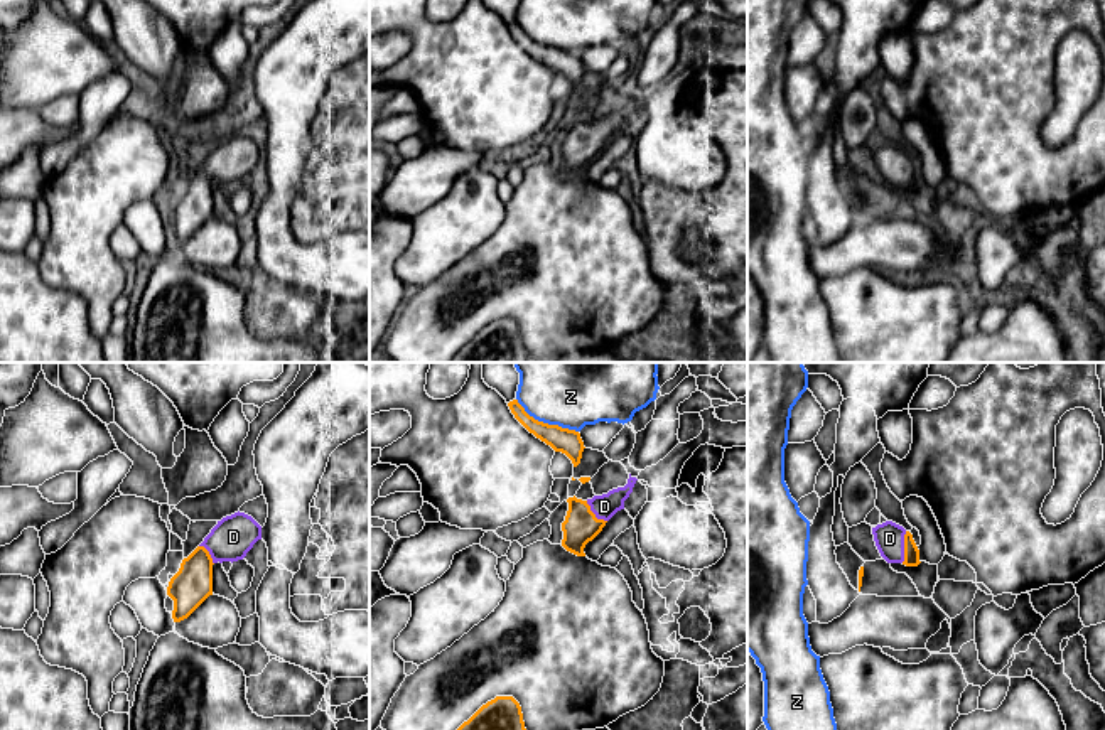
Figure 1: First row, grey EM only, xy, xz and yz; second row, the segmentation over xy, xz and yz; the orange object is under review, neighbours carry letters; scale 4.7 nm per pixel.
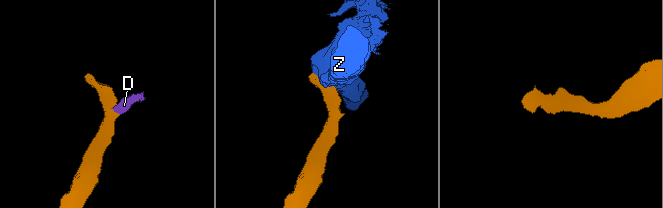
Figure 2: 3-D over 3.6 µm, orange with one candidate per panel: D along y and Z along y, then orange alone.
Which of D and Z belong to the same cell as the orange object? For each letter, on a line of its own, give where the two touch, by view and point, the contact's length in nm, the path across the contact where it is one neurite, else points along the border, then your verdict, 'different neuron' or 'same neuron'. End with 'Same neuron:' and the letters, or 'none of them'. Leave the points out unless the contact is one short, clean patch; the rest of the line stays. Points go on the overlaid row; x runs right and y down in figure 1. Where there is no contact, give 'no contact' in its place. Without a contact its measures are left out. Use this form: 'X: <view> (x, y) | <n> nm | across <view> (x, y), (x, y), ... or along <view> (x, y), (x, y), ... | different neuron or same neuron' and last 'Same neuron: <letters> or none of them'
D: yz (905, 547) | 150 nm | across yz (911, 553), (905, 547), (889, 538) | same neuron
Z: xz (545, 424) | 340 nm | different neuron
Same neuron: D

